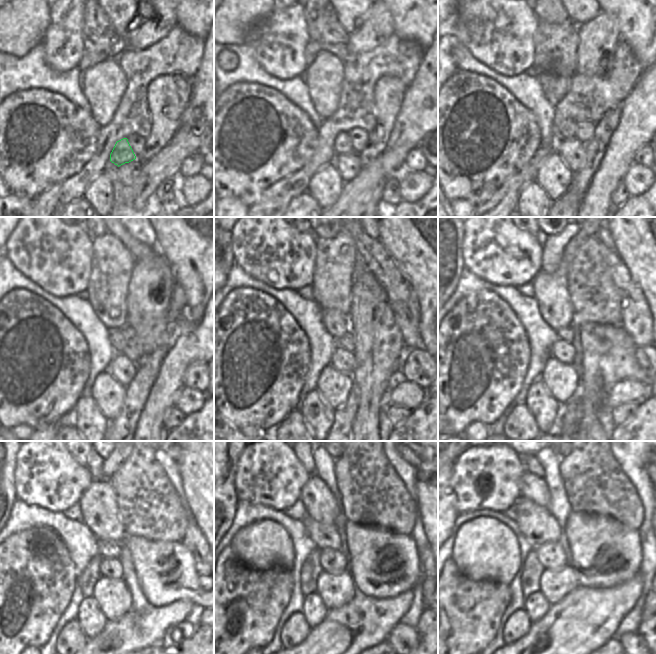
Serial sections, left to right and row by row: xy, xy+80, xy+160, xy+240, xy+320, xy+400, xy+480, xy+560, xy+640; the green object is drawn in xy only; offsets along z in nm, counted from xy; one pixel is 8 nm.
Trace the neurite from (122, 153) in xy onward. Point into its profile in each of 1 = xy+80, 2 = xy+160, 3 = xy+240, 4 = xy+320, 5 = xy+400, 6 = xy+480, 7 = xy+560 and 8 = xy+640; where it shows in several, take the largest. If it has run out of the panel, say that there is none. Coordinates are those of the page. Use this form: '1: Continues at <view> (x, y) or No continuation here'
1: Continues at xy+80 (343, 144)
2: Continues at xy+160 (567, 129)
3: Continues at xy+240 (116, 337)
4: Continues at xy+320 (337, 324)
5: Continues at xy+400 (551, 292)
6: Continues at xy+480 (98, 503)
7: Continues at xy+560 (320, 504)
8: Continues at xy+640 (532, 487)

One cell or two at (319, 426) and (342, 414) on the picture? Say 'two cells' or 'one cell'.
two cells

